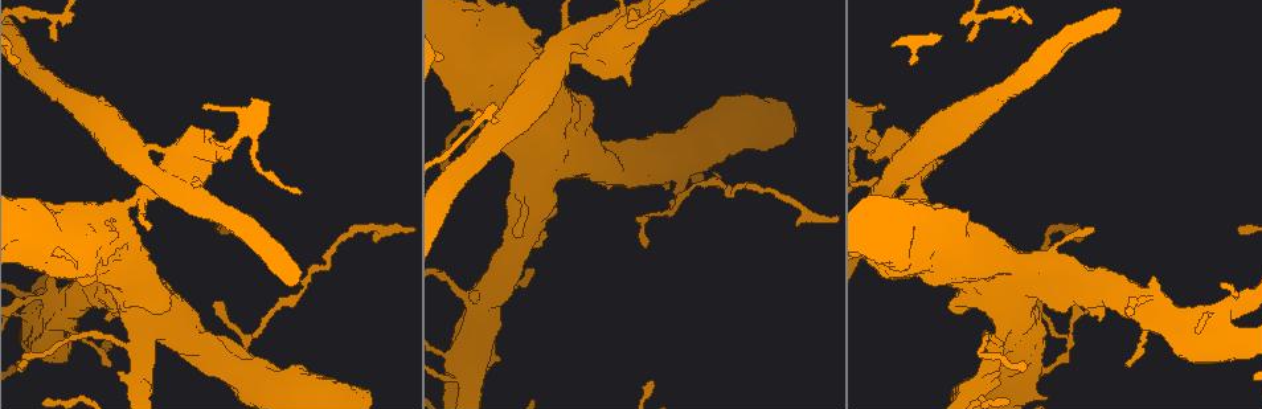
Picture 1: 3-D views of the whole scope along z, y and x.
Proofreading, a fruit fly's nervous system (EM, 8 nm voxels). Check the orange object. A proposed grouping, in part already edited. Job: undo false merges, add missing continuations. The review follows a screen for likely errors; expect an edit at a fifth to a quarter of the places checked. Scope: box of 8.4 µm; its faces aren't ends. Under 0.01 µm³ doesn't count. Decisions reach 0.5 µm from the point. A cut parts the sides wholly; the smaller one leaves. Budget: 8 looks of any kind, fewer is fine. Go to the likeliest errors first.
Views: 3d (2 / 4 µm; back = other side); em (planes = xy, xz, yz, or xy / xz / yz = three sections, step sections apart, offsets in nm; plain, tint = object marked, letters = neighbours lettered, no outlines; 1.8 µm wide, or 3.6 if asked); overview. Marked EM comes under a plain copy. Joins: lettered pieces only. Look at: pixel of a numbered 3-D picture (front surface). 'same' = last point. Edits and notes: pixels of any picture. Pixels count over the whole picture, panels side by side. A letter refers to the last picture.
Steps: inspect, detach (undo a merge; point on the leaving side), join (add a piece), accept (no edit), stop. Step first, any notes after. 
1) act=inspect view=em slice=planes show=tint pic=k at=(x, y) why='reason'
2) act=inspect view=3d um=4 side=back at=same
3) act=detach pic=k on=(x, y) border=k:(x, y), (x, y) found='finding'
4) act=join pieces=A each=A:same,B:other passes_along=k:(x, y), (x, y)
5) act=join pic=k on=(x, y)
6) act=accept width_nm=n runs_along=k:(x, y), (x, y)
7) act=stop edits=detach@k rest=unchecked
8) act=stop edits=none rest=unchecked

act=inspect view=3d um=4 pic=1 at=(156, 177) why='small branch off a trunk'

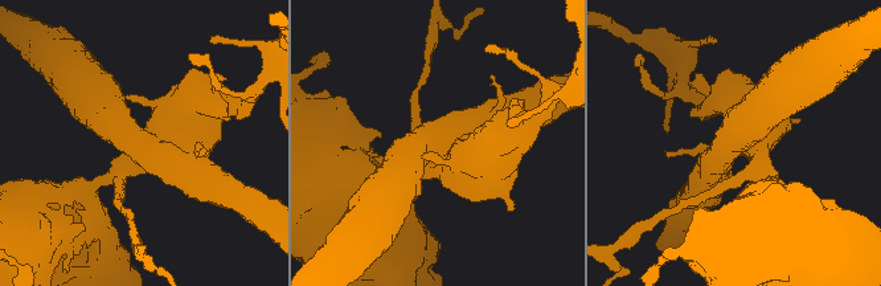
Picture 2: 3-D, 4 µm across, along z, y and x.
act=inspect view=em um=3.6 slice=planes show=letters pic=2 at=(754, 150) why='now the EM'

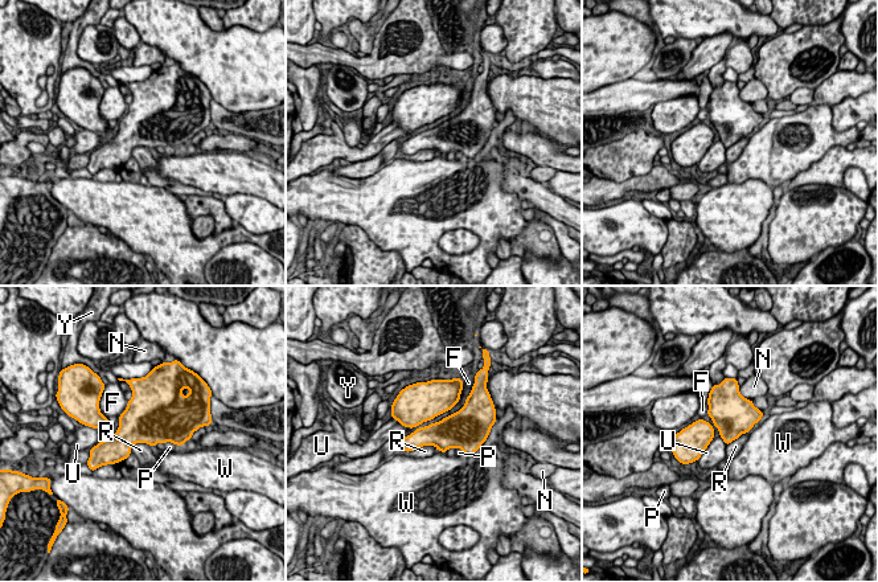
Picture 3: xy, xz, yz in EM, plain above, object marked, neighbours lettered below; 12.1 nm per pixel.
act=accept each=F:other,N:other,P:other,R:other,U:other,W:other,Y:other border=3:(437, 447), (419, 446), (406, 453) found='one neuron here'

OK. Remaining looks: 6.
act=inspect view=em slice=xz step=4 show=tint pic=1 at=(488, 30)

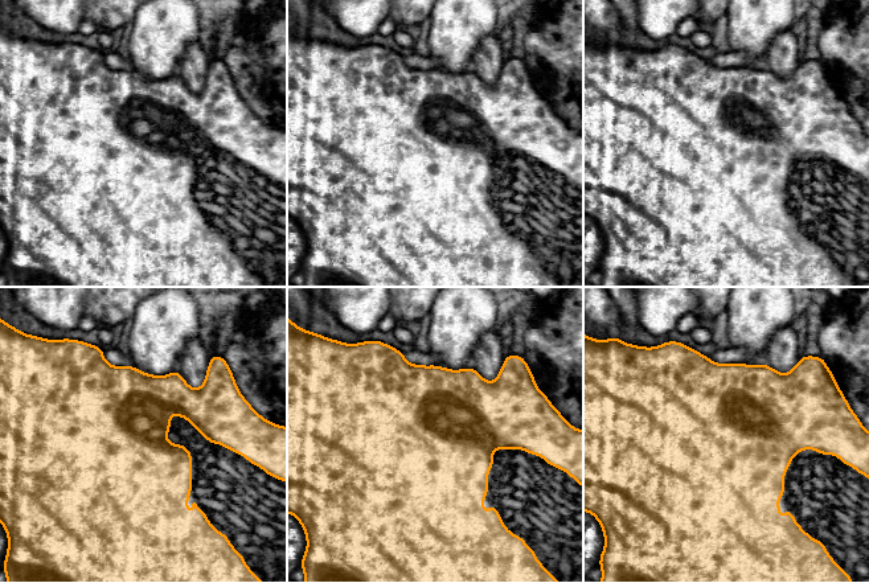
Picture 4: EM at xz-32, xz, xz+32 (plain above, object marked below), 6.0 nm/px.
act=inspect view=em slice=planes show=tint at=same

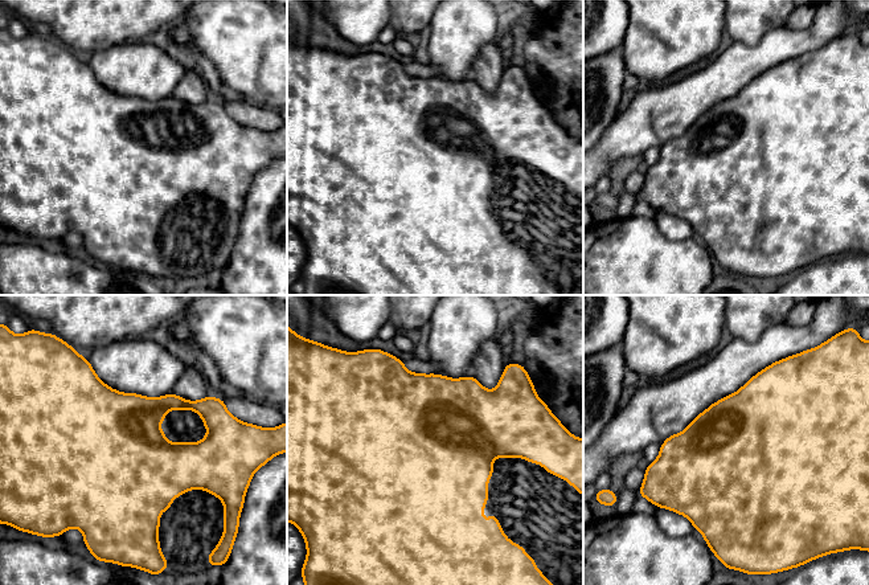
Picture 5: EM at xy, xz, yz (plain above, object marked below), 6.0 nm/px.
act=inspect view=em slice=planes show=letters at=same why='what lies round it'

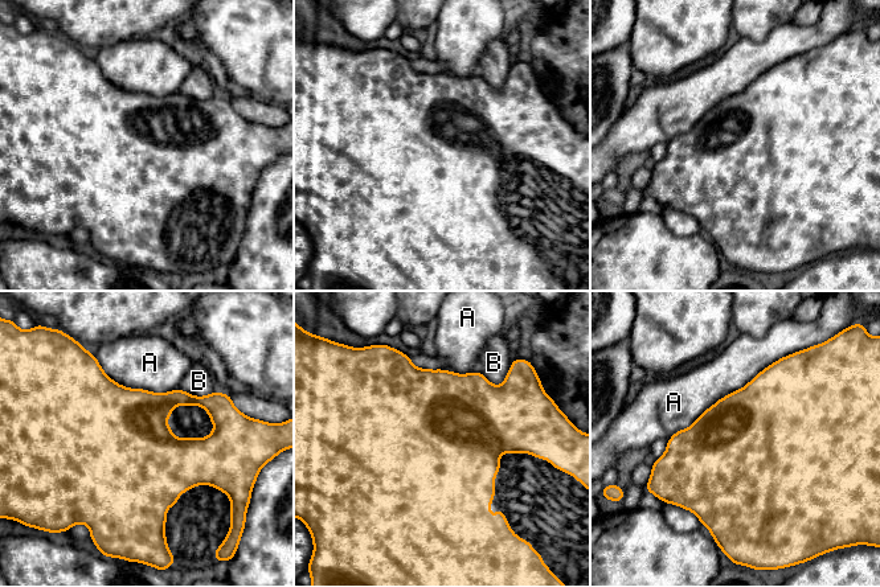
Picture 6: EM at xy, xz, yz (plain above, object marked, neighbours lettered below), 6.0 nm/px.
act=accept longest_contact=A:850nm each=A:other,B:other border=6:(781, 357), (667, 440) found='one neuron here'

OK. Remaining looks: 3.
act=inspect view=em slice=planes show=letters pic=1 at=(142, 290)

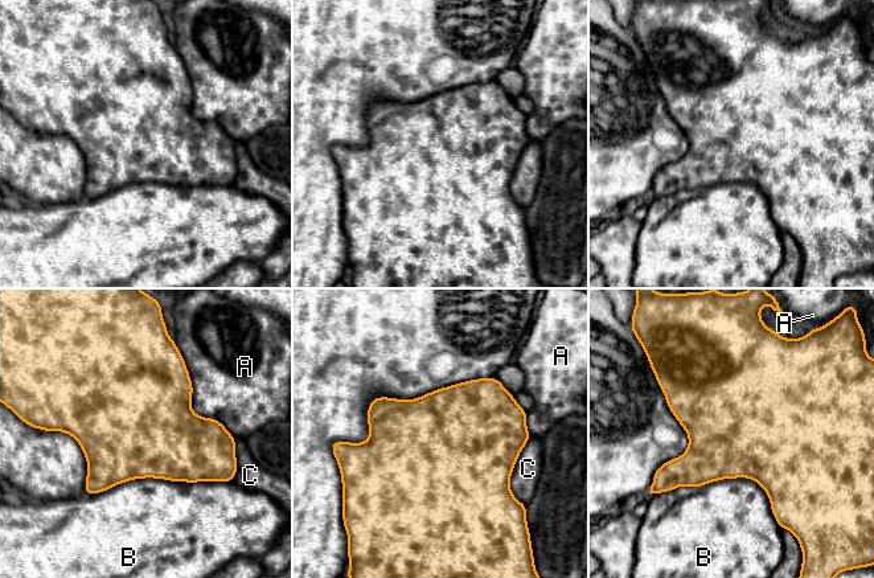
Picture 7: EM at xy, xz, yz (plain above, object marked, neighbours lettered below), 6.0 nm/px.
act=accept each=A:other,B:other,C:other found='all the same neuron'

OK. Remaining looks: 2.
act=stop edits=none rest=unchecked

